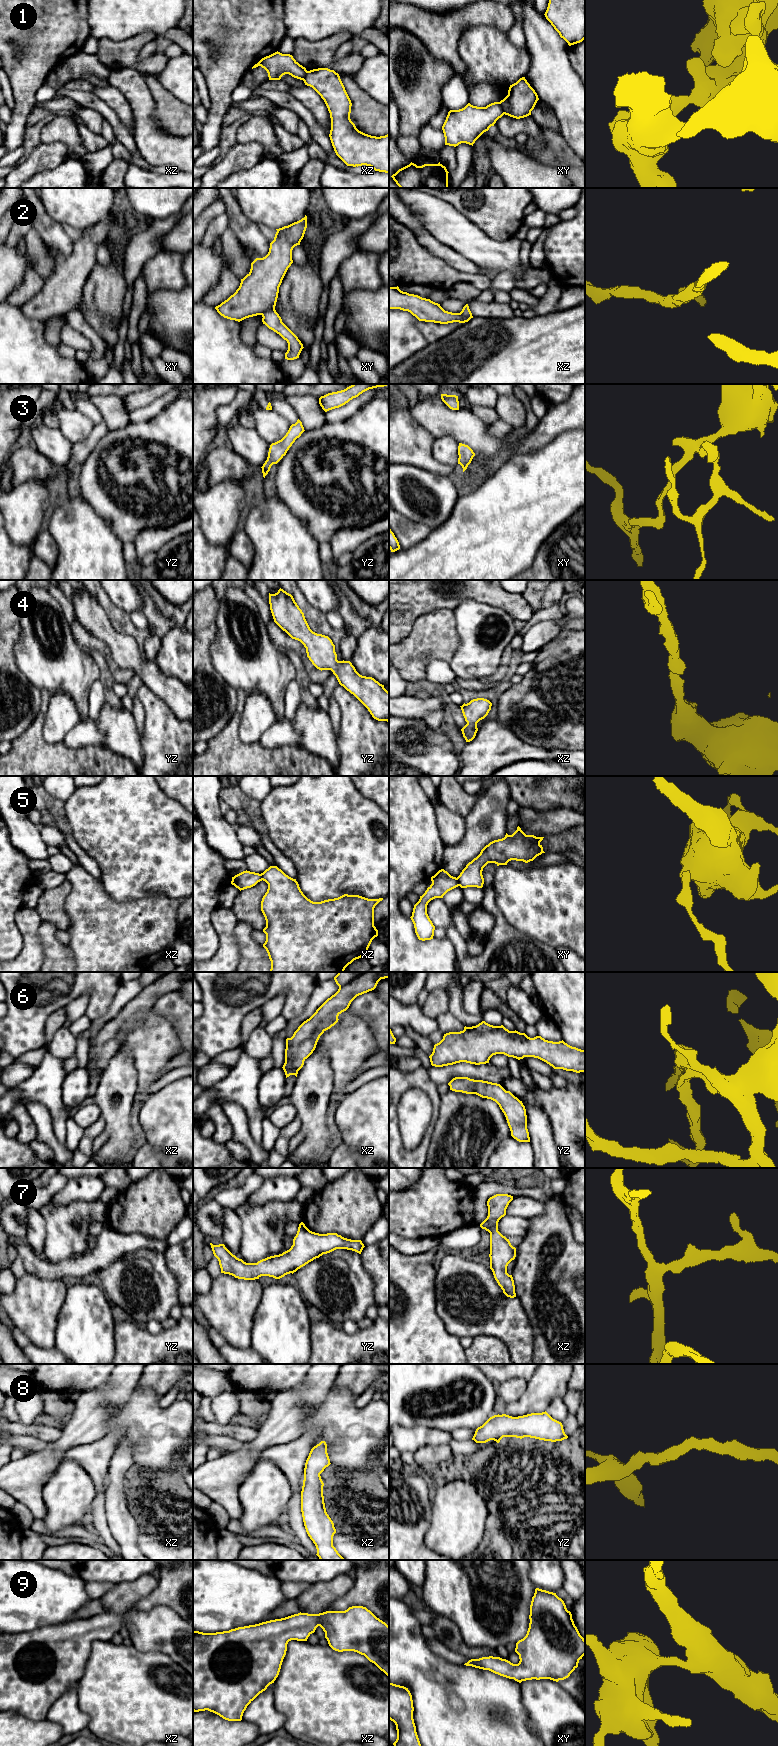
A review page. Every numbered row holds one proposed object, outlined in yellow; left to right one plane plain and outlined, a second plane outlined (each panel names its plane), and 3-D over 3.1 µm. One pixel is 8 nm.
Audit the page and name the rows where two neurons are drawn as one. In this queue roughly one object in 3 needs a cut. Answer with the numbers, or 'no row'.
1, 2, 5

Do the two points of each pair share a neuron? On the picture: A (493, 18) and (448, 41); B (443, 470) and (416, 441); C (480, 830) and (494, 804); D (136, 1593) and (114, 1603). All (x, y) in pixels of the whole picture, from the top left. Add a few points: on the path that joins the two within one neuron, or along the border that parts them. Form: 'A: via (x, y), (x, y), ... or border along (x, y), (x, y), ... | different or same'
A: via (481, 17), (467, 17), (455, 29) | same
B: via (435, 467), (417, 449) | same
C: via (484, 824), (488, 819), (490, 810) | same
D: via (131, 1593), (127, 1593), (119, 1599) | same

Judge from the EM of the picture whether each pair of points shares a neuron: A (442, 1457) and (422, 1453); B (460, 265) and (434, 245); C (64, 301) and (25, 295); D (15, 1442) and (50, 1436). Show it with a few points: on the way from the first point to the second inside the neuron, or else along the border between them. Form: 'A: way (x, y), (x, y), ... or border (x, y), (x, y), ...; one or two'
A: way (437, 1457), (427, 1457); one
B: way (454, 259), (440, 250); one
C: border (45, 280), (42, 288), (19, 307); two
D: border (13, 1433), (34, 1436), (48, 1443); two

